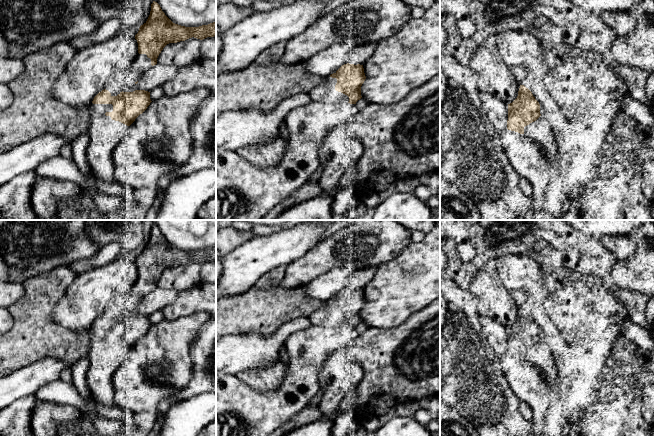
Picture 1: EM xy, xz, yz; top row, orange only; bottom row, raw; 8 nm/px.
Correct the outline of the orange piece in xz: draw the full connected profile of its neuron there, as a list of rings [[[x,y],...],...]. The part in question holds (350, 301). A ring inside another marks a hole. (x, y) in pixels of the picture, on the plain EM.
[[[344,288],[308,316],[314,326],[344,326],[356,328],[366,303],[363,289]]]

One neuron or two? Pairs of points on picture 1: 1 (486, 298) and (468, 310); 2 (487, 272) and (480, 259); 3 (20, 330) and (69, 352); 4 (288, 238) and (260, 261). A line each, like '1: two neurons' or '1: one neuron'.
1: two neurons
2: two neurons
3: one neuron
4: one neuron

